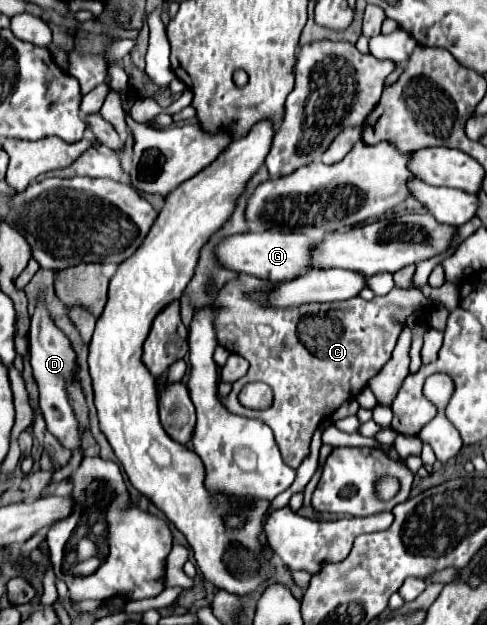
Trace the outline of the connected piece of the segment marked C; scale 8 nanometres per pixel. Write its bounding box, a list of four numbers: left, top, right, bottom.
[213,274,449,470]

